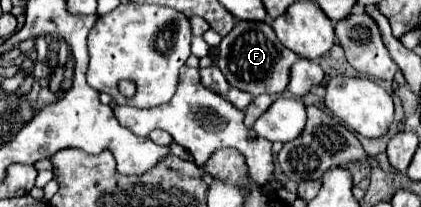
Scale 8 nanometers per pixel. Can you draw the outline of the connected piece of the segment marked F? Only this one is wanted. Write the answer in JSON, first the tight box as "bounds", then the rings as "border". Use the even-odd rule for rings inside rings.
{"bounds":[217,21,297,95],"border":[[[237,21],[233,31],[223,37],[217,55],[217,67],[225,75],[231,87],[243,89],[251,95],[277,95],[287,89],[291,65],[295,63],[297,55],[289,51],[273,33],[267,23],[253,23],[253,21]]]}

